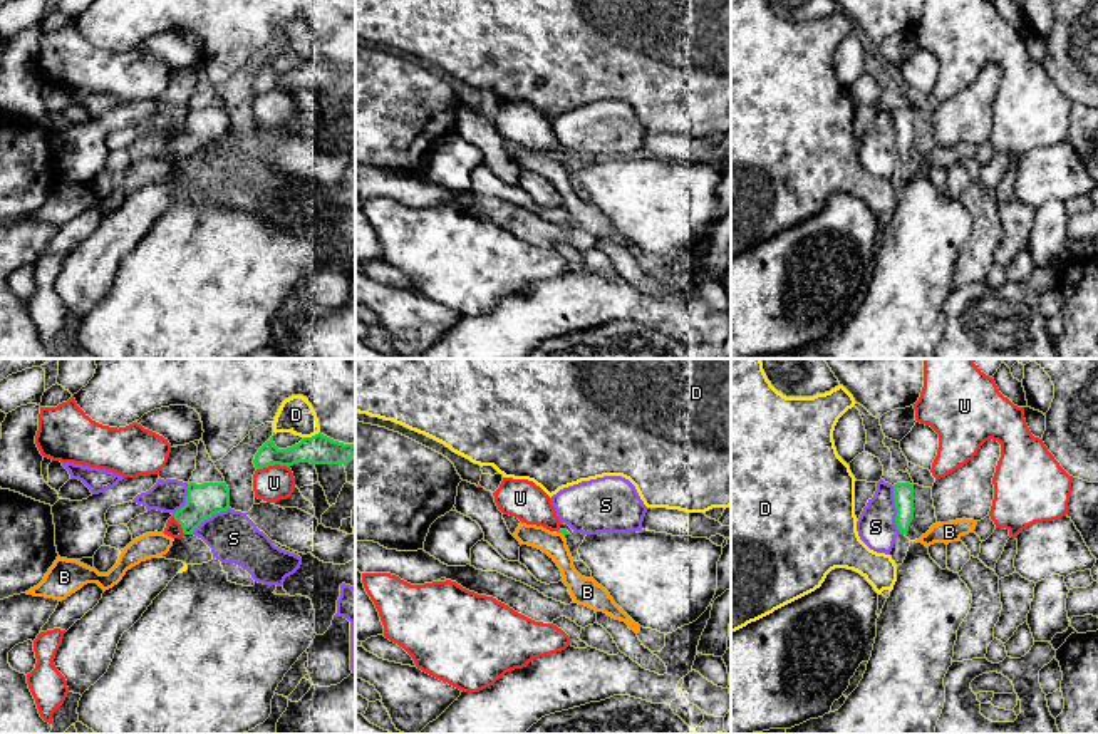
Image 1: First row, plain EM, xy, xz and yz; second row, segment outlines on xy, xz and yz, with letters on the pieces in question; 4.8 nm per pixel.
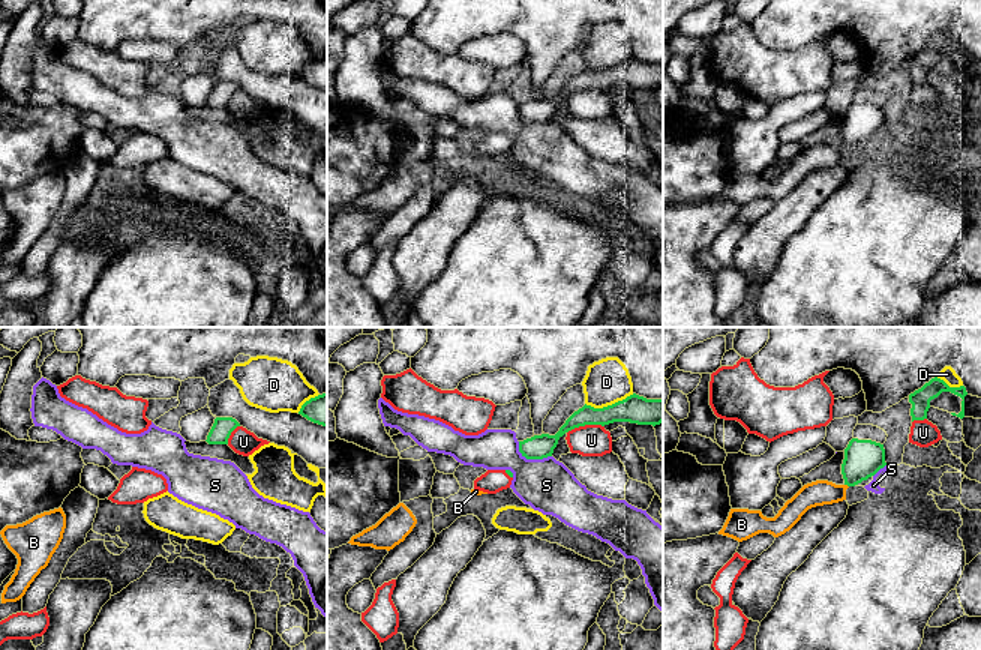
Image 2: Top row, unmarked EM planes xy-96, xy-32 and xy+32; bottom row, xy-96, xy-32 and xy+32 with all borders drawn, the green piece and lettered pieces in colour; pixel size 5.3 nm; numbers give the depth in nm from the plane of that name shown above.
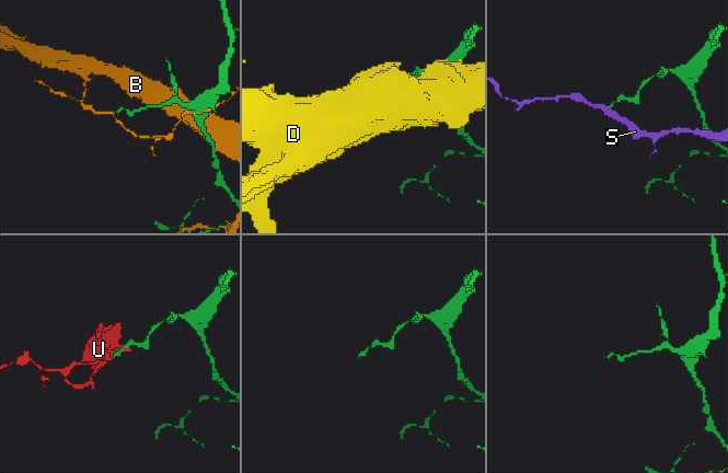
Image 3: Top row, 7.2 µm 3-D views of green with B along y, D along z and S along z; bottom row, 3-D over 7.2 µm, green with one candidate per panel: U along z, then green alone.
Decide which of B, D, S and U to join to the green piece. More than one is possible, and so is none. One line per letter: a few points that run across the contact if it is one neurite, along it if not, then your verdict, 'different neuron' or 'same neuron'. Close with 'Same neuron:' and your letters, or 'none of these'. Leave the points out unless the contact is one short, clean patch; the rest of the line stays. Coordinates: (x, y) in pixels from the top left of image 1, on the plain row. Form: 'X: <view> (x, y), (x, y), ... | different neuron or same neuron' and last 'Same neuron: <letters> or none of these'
B: different neuron
D: different neuron
S: yz (892, 111), (896, 151), (901, 158) | different neuron
U: same neuron
Same neuron: U

